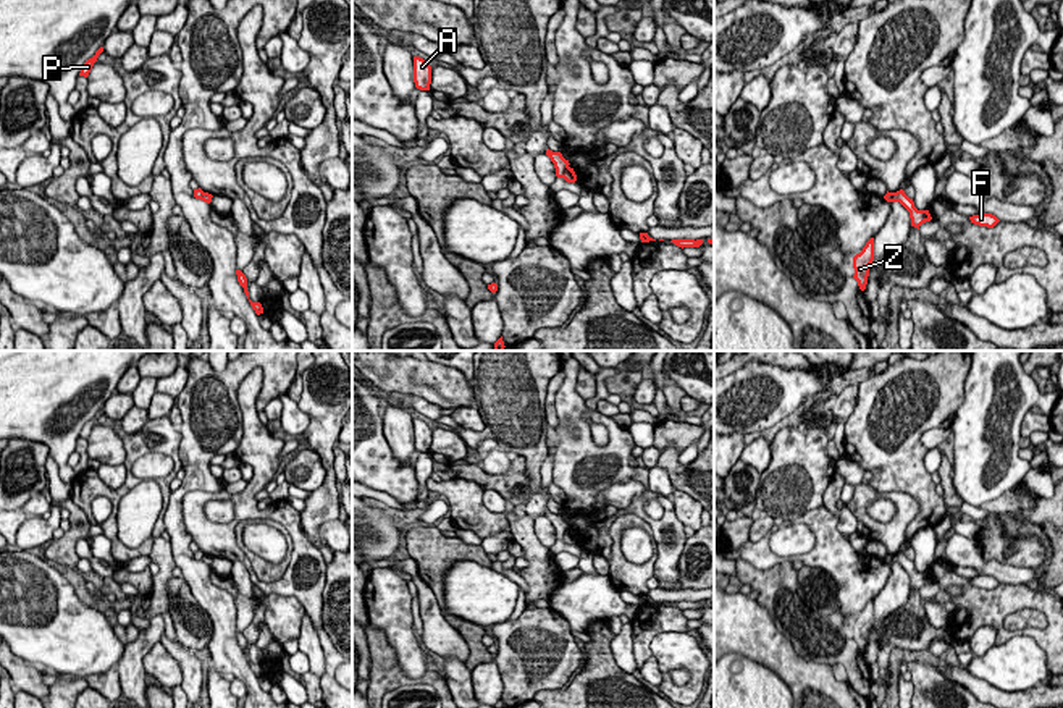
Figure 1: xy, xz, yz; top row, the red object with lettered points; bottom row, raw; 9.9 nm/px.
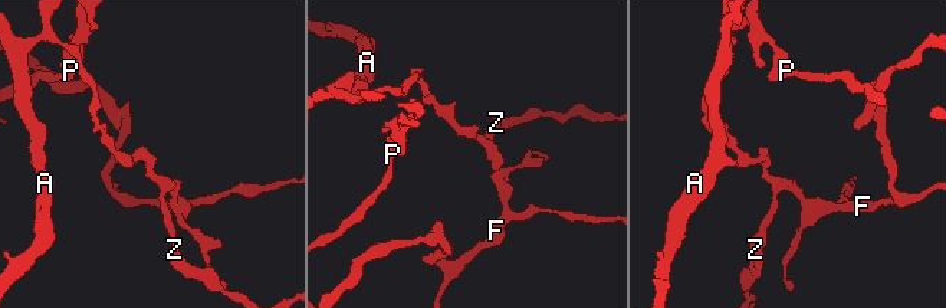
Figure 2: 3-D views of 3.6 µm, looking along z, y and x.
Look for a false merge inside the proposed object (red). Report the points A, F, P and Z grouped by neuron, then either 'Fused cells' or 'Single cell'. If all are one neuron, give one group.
Groups: A Z / F P. Fused cells

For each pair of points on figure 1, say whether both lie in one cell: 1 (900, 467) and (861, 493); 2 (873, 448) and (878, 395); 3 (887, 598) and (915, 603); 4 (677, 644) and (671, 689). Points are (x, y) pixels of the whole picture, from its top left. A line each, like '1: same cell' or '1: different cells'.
1: different cells
2: same cell
3: different cells
4: same cell

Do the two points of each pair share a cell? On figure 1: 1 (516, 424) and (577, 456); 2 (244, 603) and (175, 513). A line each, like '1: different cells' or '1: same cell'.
1: different cells
2: different cells

